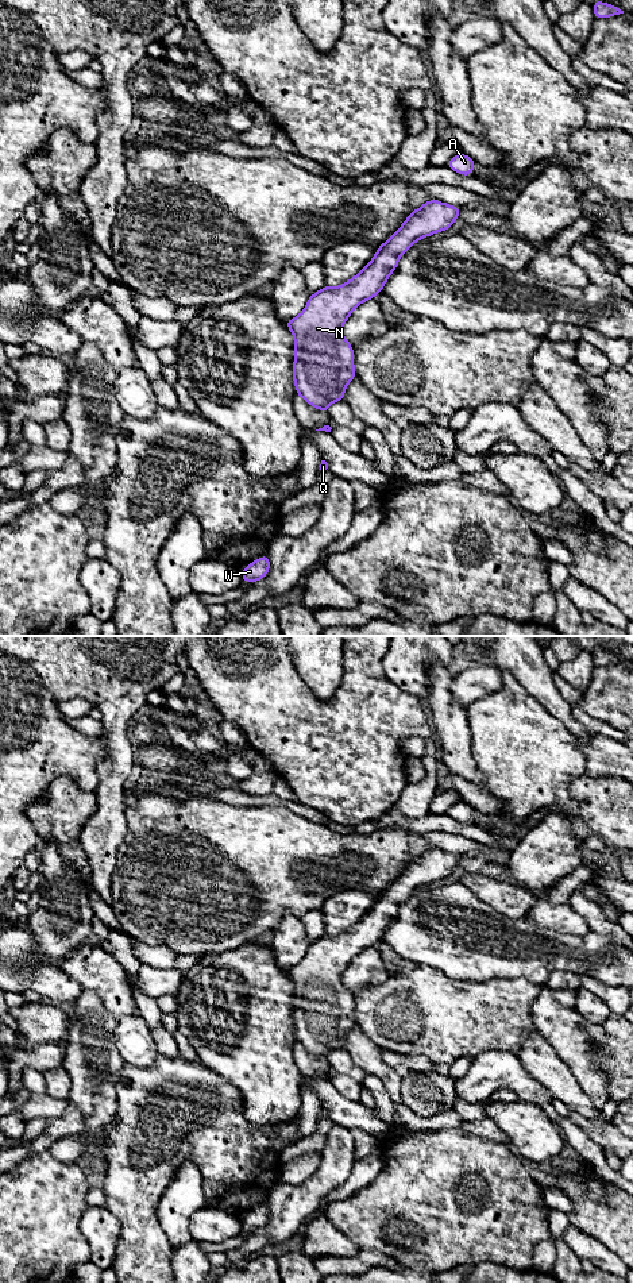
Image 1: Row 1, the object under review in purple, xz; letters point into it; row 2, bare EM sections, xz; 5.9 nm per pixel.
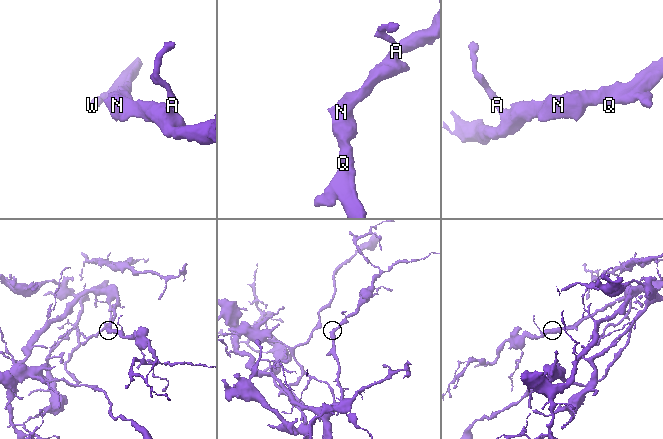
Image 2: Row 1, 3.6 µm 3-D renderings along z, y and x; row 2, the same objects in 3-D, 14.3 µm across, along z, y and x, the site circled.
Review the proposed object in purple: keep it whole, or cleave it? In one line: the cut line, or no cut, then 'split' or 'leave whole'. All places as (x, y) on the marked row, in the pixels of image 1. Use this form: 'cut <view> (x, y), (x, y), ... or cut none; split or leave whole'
cut none; leave whole

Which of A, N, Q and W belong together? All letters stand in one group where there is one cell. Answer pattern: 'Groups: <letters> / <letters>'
Groups: A N Q W

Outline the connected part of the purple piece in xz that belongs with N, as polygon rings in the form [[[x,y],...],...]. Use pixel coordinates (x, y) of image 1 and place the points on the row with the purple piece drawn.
[[[429,198],[422,207],[410,212],[402,225],[378,247],[373,259],[354,278],[340,286],[325,285],[310,294],[305,309],[297,317],[286,321],[294,336],[293,379],[296,392],[310,406],[328,413],[328,405],[343,401],[347,385],[356,377],[354,348],[341,332],[352,311],[382,292],[402,254],[417,240],[449,230],[459,215],[460,208]]]

